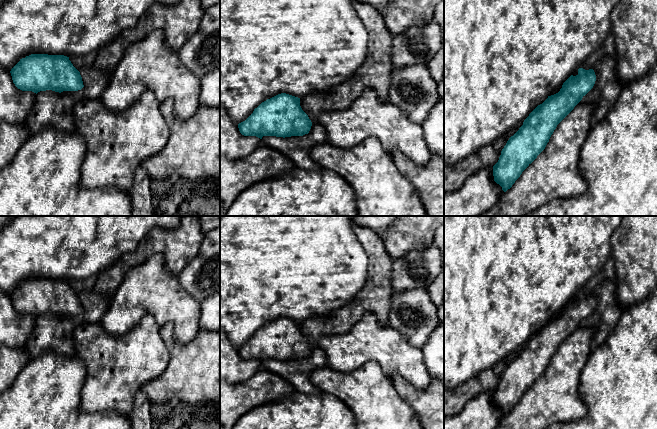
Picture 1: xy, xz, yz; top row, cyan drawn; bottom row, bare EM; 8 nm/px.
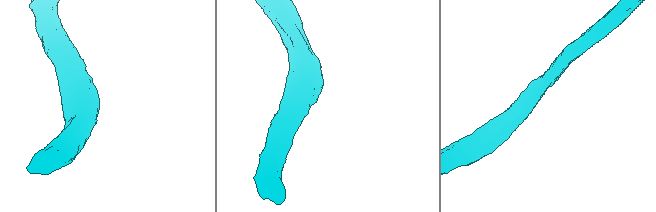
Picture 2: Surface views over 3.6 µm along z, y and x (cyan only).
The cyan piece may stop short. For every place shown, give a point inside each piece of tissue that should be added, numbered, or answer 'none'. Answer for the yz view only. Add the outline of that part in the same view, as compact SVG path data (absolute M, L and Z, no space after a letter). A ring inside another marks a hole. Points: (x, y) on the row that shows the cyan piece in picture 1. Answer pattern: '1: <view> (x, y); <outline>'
none

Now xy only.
none

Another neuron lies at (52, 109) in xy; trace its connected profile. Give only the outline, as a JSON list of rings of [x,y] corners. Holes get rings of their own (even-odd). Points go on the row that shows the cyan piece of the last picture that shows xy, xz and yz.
[[[84,87],[78,91],[63,91],[61,93],[52,90],[38,92],[33,109],[25,122],[30,135],[37,134],[48,127],[64,133],[73,132],[75,130],[74,106],[85,97],[86,90]]]

